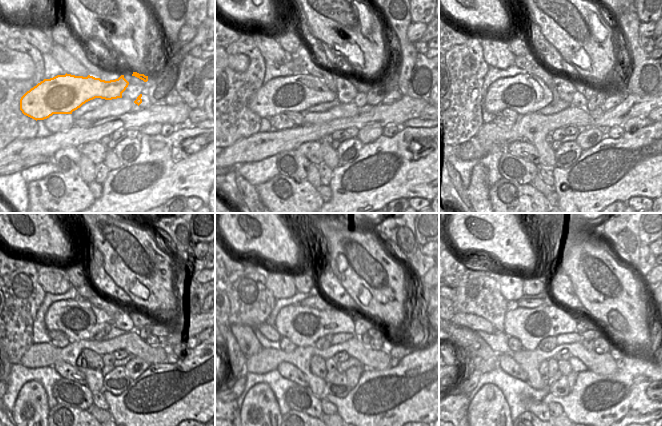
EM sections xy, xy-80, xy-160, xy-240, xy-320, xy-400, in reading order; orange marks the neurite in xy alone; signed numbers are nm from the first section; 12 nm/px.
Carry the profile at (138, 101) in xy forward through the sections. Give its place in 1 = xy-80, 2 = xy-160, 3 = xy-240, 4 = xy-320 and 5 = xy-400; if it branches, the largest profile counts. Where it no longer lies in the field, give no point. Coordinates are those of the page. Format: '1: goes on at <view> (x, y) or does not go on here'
1: goes on at xy-80 (360, 100)
2: goes on at xy-160 (579, 100)
3: goes on at xy-240 (78, 319)
4: goes on at xy-320 (301, 325)
5: goes on at xy-400 (530, 326)

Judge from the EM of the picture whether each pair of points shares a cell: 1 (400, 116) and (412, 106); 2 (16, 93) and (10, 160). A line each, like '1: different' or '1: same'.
1: same
2: different

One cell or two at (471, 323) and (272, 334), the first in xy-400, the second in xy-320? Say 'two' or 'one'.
one

